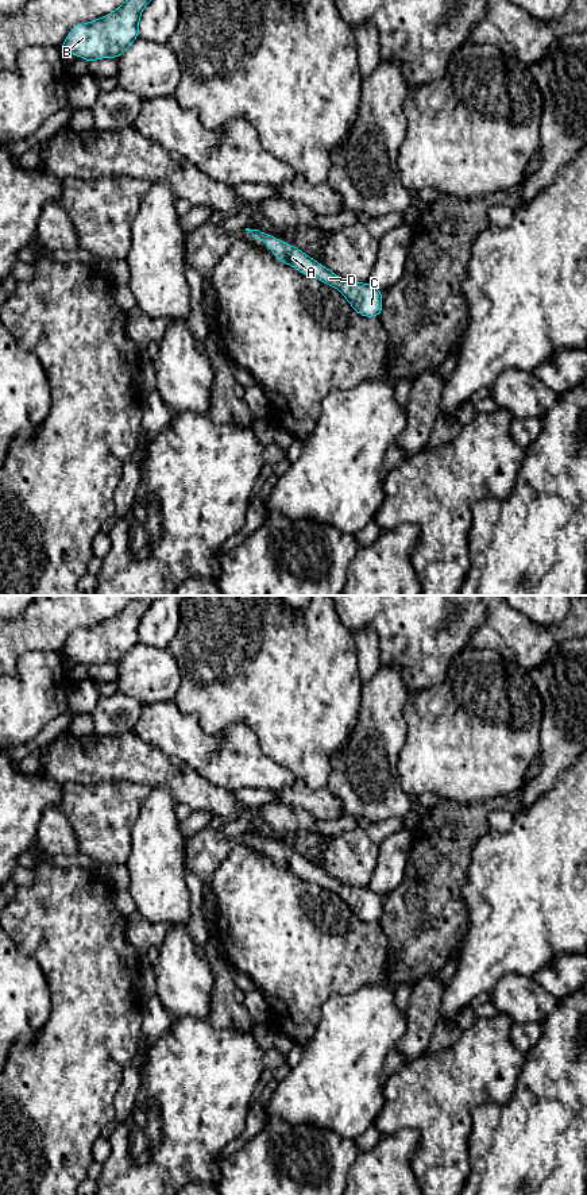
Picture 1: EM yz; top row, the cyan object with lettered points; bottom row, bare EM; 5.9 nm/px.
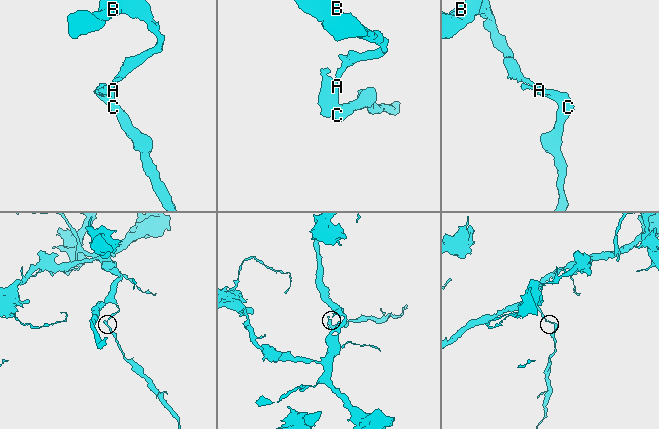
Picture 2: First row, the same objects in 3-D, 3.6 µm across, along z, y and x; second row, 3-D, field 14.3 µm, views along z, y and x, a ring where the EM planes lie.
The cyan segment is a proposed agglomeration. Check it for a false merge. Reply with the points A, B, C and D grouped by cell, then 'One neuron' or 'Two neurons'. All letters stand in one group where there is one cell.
Groups: A B C D. One neuron

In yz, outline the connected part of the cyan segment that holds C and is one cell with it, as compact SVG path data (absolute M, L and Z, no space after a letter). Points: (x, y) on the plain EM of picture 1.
M246 833L246 836L250 836L256 844L263 845L279 867L287 868L301 879L316 883L337 894L360 921L381 921L383 911L382 895L372 891L370 887L360 888L341 884L296 851L286 849L281 844L259 834Z

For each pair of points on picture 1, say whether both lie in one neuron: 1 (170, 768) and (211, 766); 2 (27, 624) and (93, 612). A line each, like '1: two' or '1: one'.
1: two
2: one

